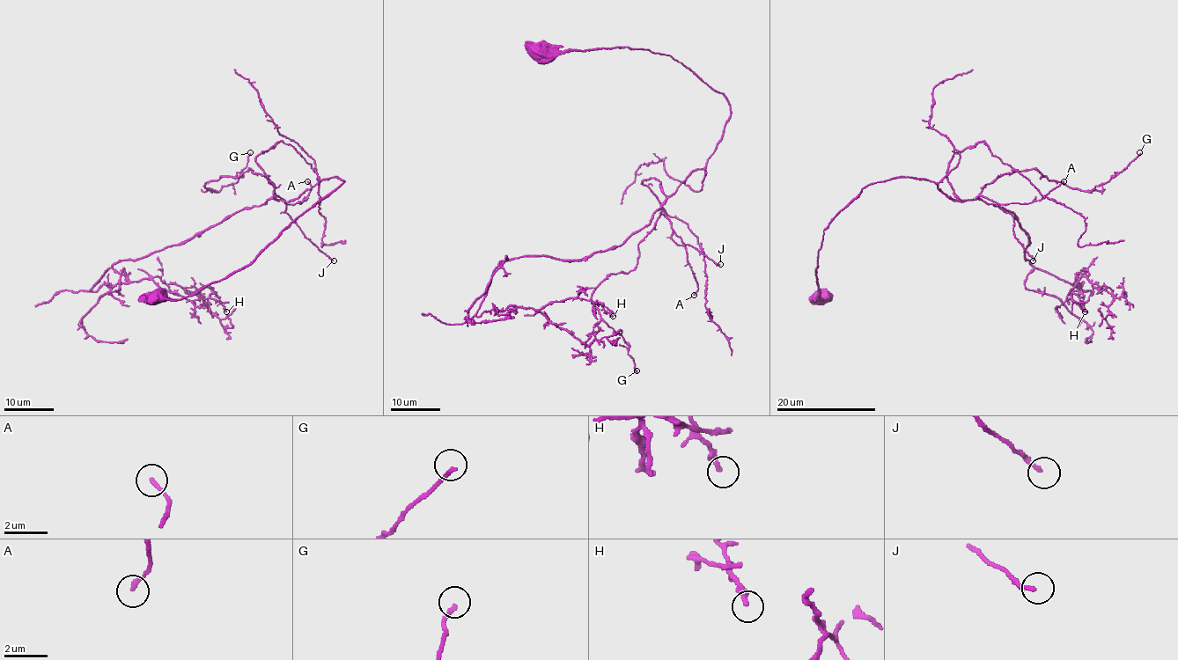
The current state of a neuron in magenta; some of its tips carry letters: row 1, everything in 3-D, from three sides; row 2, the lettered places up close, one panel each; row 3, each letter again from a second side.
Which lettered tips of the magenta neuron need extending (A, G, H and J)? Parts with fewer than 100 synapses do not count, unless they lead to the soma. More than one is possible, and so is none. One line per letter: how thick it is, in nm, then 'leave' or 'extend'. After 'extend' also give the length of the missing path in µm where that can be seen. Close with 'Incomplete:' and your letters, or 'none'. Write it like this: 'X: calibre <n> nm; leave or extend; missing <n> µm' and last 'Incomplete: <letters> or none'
A: calibre 200 nm; leave
G: calibre 200 nm; leave
H: calibre 260 nm; leave
J: calibre 160 nm; leave
Incomplete: none

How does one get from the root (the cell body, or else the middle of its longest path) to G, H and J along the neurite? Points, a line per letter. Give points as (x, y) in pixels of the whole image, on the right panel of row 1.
G: (820, 296), (823, 232), (870, 184), (920, 178), (966, 201), (1002, 175), (1036, 169), (1090, 191), (1139, 152)
H: (820, 296), (830, 221), (870, 184), (920, 178), (1011, 211), (1024, 258), (1078, 279), (1066, 300), (1085, 311)
J: (820, 296), (824, 230), (864, 187), (897, 178), (994, 201), (1033, 260)

